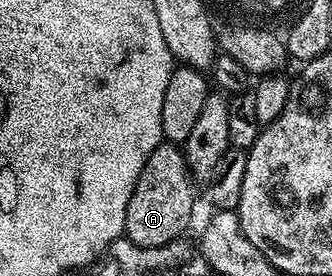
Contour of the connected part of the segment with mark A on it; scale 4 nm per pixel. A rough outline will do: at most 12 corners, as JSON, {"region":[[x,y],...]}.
{"region":[[178,144],[149,154],[123,236],[166,248],[195,212]]}

